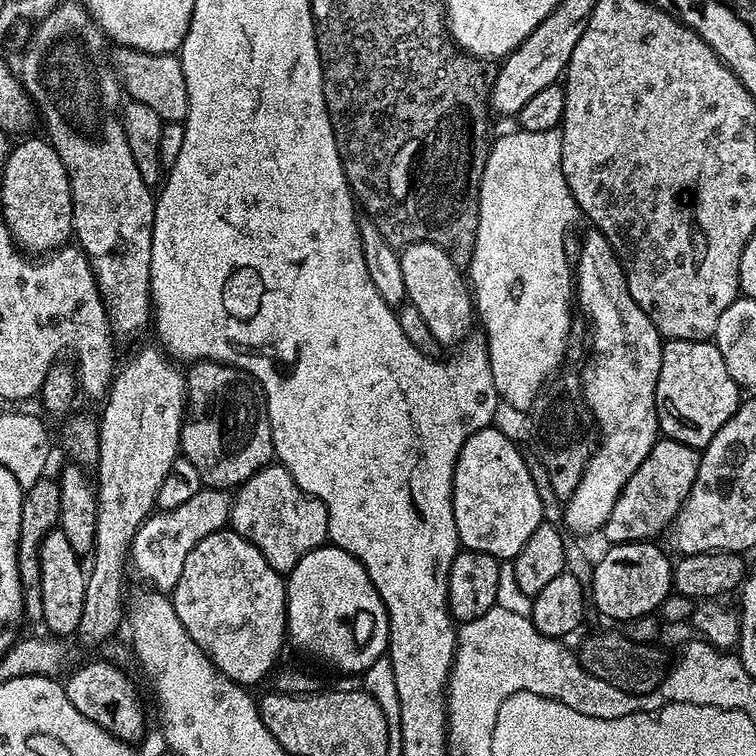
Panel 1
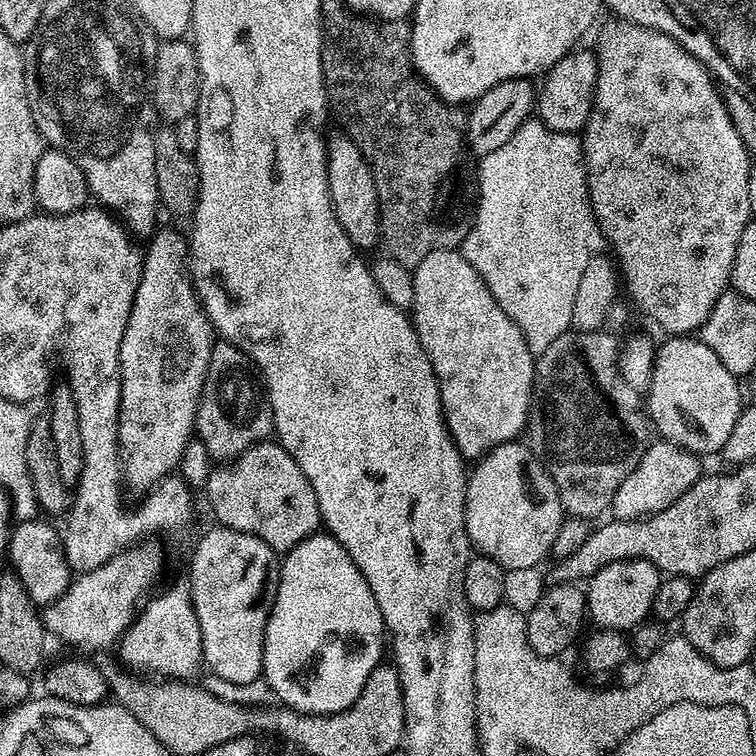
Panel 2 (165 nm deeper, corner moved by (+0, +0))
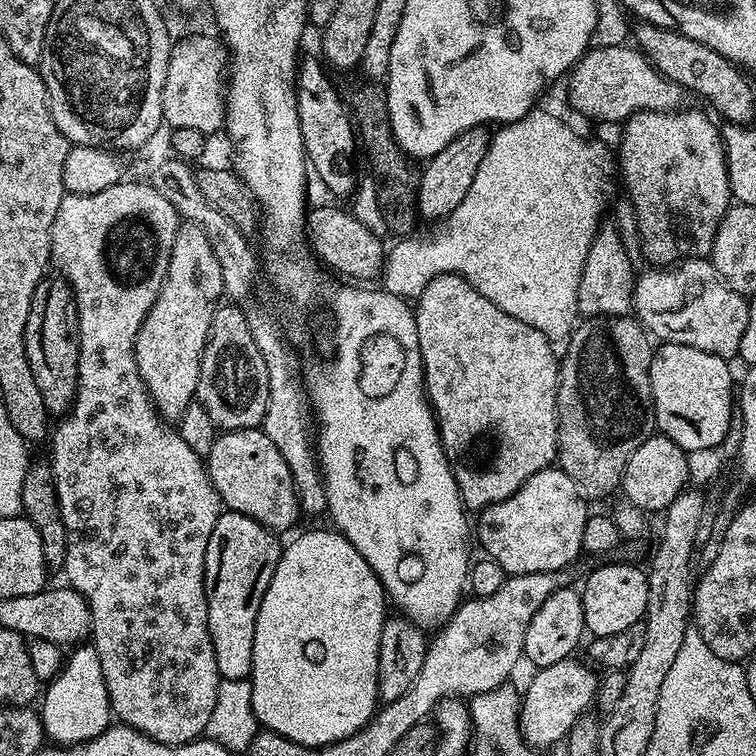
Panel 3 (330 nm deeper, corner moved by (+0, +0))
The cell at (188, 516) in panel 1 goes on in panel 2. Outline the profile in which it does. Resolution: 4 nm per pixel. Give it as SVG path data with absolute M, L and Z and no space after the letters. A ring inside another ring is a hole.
M152 538L141 540L98 566L98 570L79 573L67 590L43 609L45 633L76 648L113 647L136 619L142 601L161 583L164 552L156 542Z

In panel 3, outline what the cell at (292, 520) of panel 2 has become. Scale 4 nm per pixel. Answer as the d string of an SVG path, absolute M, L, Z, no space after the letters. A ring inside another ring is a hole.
M263 427L221 431L206 458L206 467L210 482L220 496L221 505L227 511L246 514L250 518L254 518L254 522L266 526L271 532L277 534L283 534L287 528L295 526L296 519L301 519L300 499L296 493L294 478L290 474L290 466L286 466L286 458L282 458L282 454L278 454L278 446L274 446L274 442L270 442Z

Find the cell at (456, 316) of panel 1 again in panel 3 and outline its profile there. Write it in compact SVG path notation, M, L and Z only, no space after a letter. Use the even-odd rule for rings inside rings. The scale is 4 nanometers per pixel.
M441 272L433 275L428 285L414 304L414 323L418 334L418 346L424 363L424 390L428 398L430 410L436 415L438 442L444 448L448 465L452 467L452 479L460 491L460 503L465 509L473 508L476 514L489 508L491 504L510 498L534 474L549 467L557 459L556 443L558 442L558 419L556 416L556 387L560 381L560 365L558 352L555 352L553 341L547 340L534 326L506 314L490 298L478 294L466 278L454 275L453 272Z

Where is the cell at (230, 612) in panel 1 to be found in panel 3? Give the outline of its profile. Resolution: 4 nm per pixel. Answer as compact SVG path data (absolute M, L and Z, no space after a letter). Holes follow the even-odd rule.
M224 510L221 511L218 522L214 522L210 542L206 542L204 589L208 603L208 629L214 646L214 662L218 662L221 680L247 680L252 675L254 630L258 622L258 610L270 586L270 578L274 578L274 570L278 566L282 551L281 541L276 540L279 540L277 533L254 522L254 518Z

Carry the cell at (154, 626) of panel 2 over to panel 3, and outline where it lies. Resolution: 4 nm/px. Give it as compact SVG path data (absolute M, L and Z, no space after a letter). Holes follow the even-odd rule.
M121 182L110 186L110 190L98 190L98 194L64 195L62 206L58 206L58 218L54 218L52 227L52 260L55 267L56 264L60 267L57 268L59 275L67 280L72 293L76 295L76 309L80 312L80 359L88 363L88 384L100 384L100 404L112 404L112 448L108 448L108 444L100 444L100 448L84 448L84 468L80 468L80 472L76 472L72 480L60 480L60 485L56 487L62 522L66 526L66 562L62 576L63 579L68 579L65 581L75 592L80 592L88 599L88 608L92 614L90 643L95 648L98 662L102 666L102 678L106 682L113 717L127 728L138 730L143 736L163 744L191 744L204 736L206 722L210 722L210 713L214 711L214 698L218 698L218 686L221 682L218 662L214 662L214 646L208 629L208 603L204 589L206 542L210 542L214 522L218 522L222 511L220 496L210 482L205 461L198 454L194 454L194 450L190 450L186 442L182 442L179 431L157 412L136 361L138 330L166 282L166 270L170 266L174 238L181 223L174 206L170 206L170 202L166 202L166 198L162 198L162 194L158 194L158 190L154 190L151 183Z

